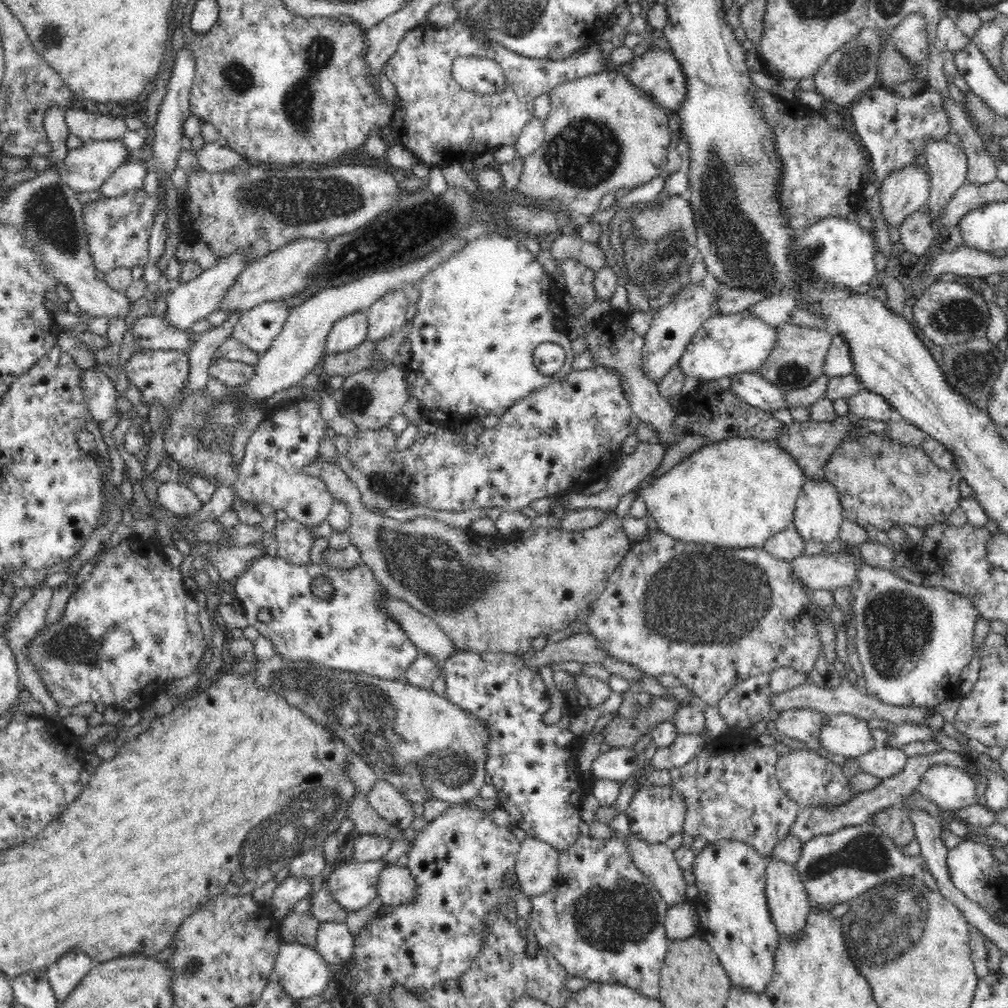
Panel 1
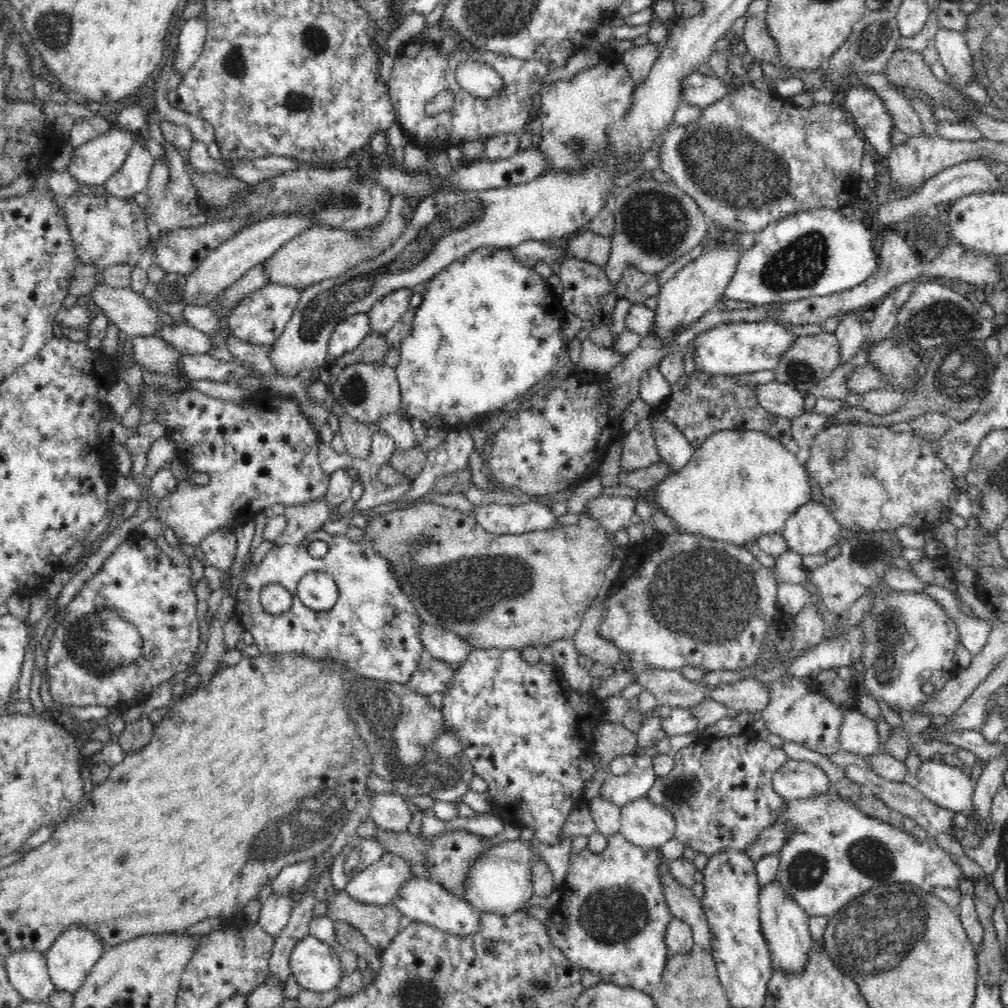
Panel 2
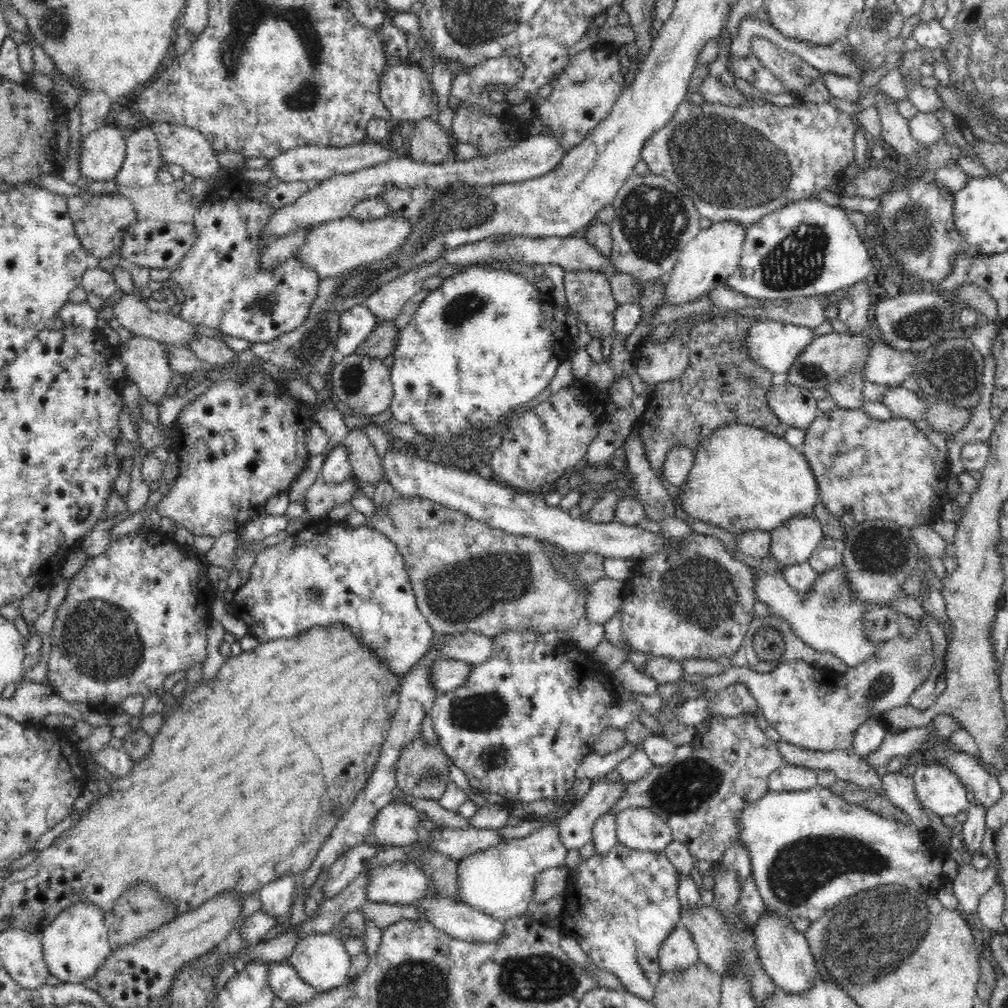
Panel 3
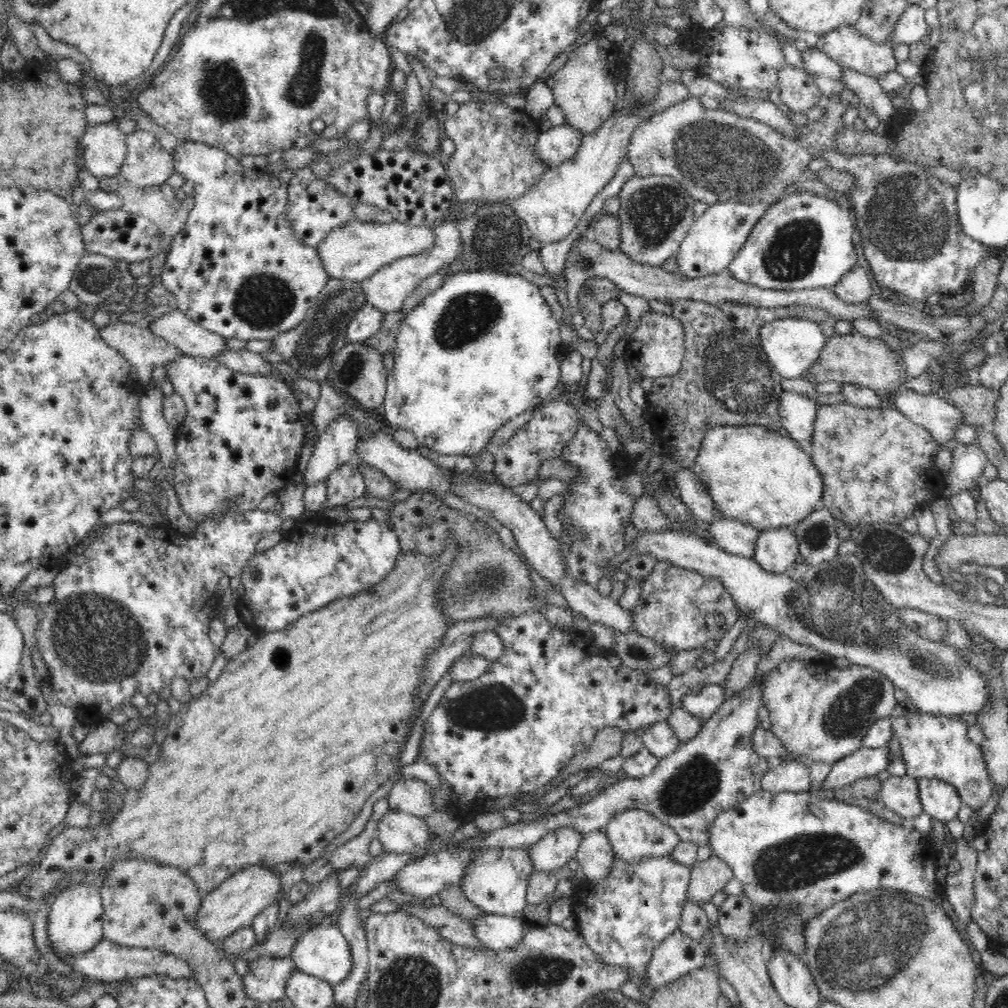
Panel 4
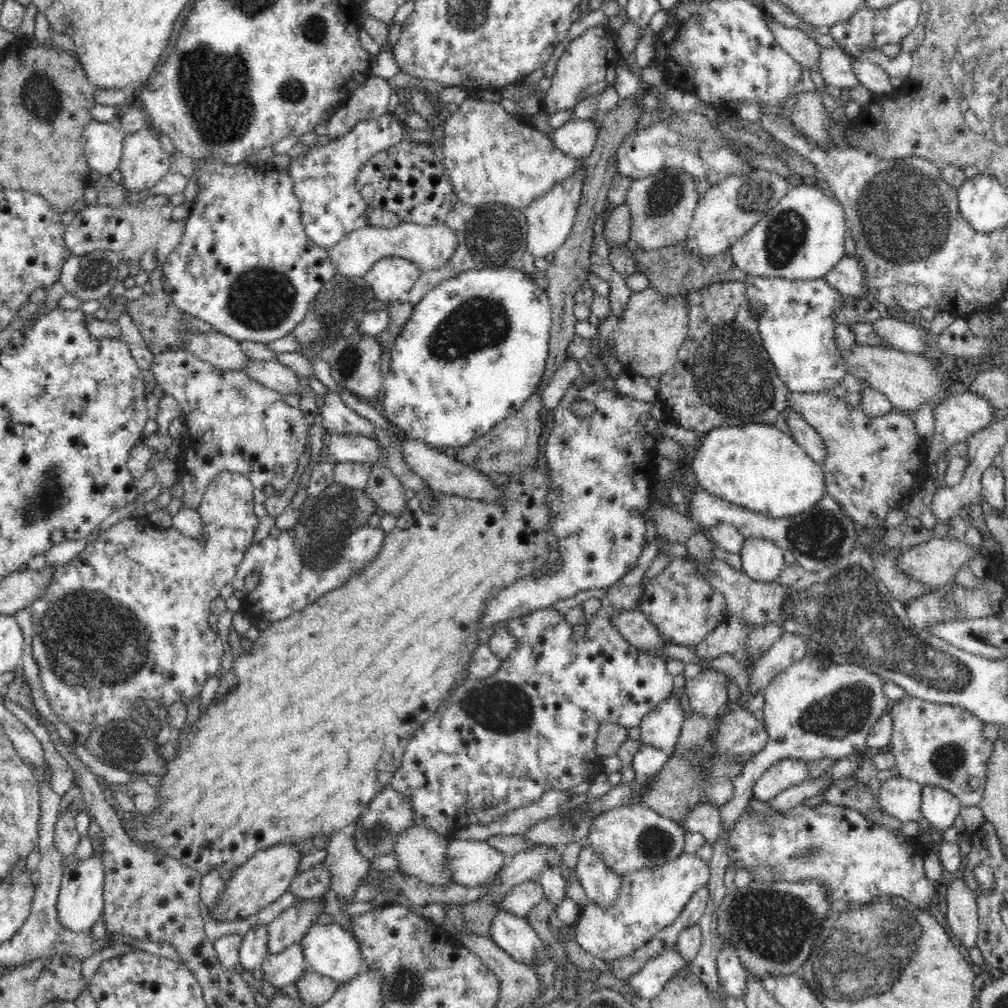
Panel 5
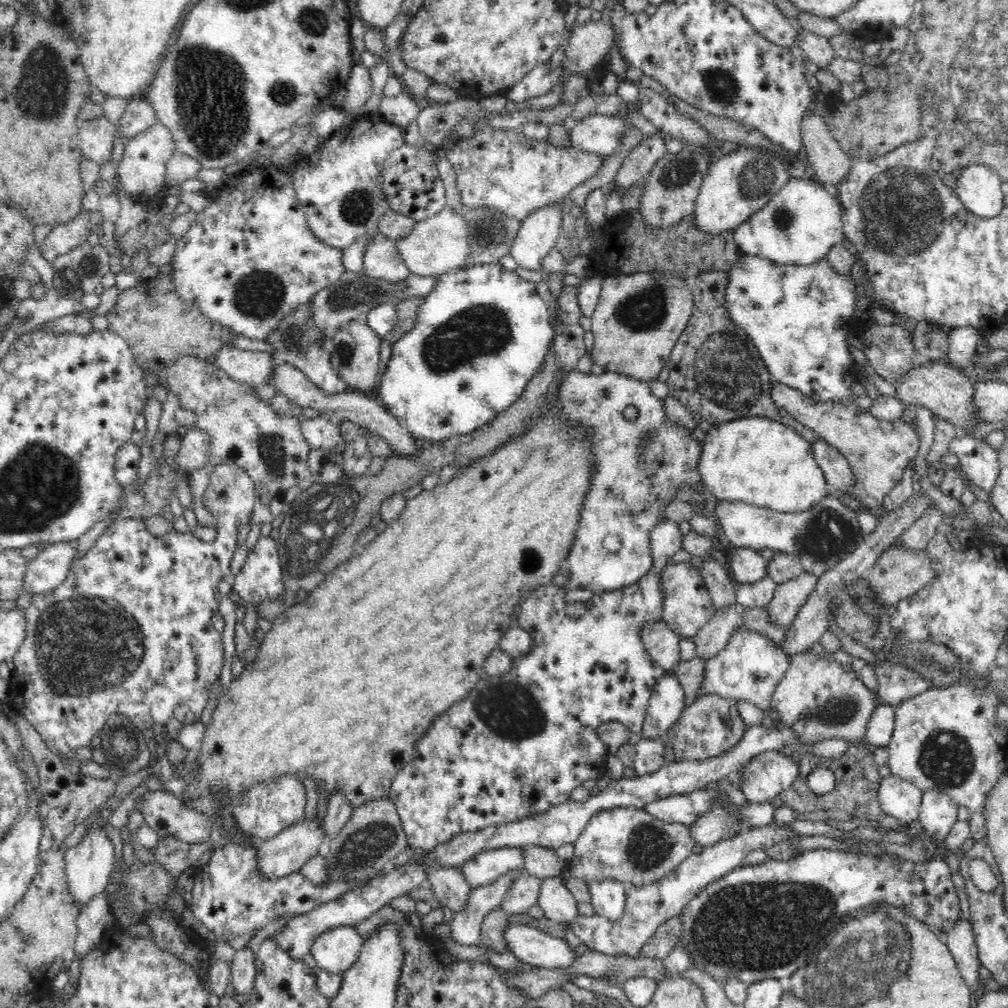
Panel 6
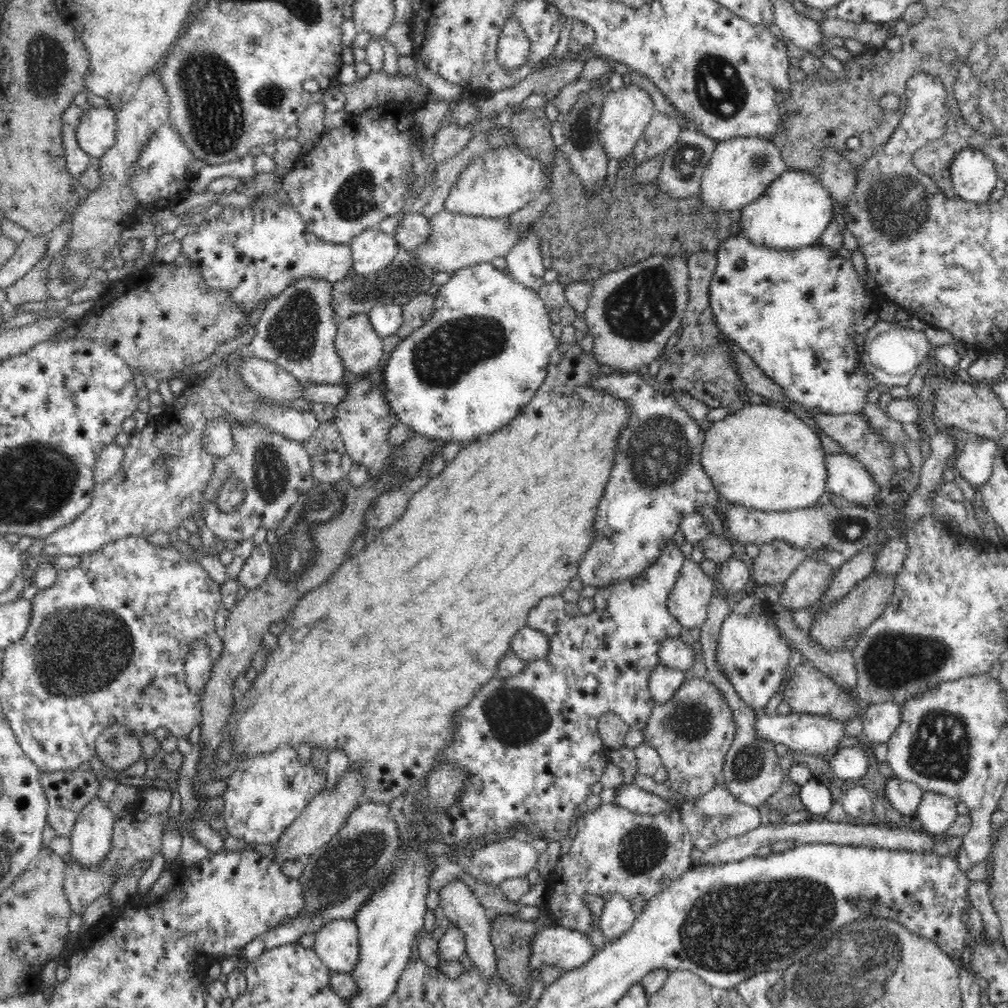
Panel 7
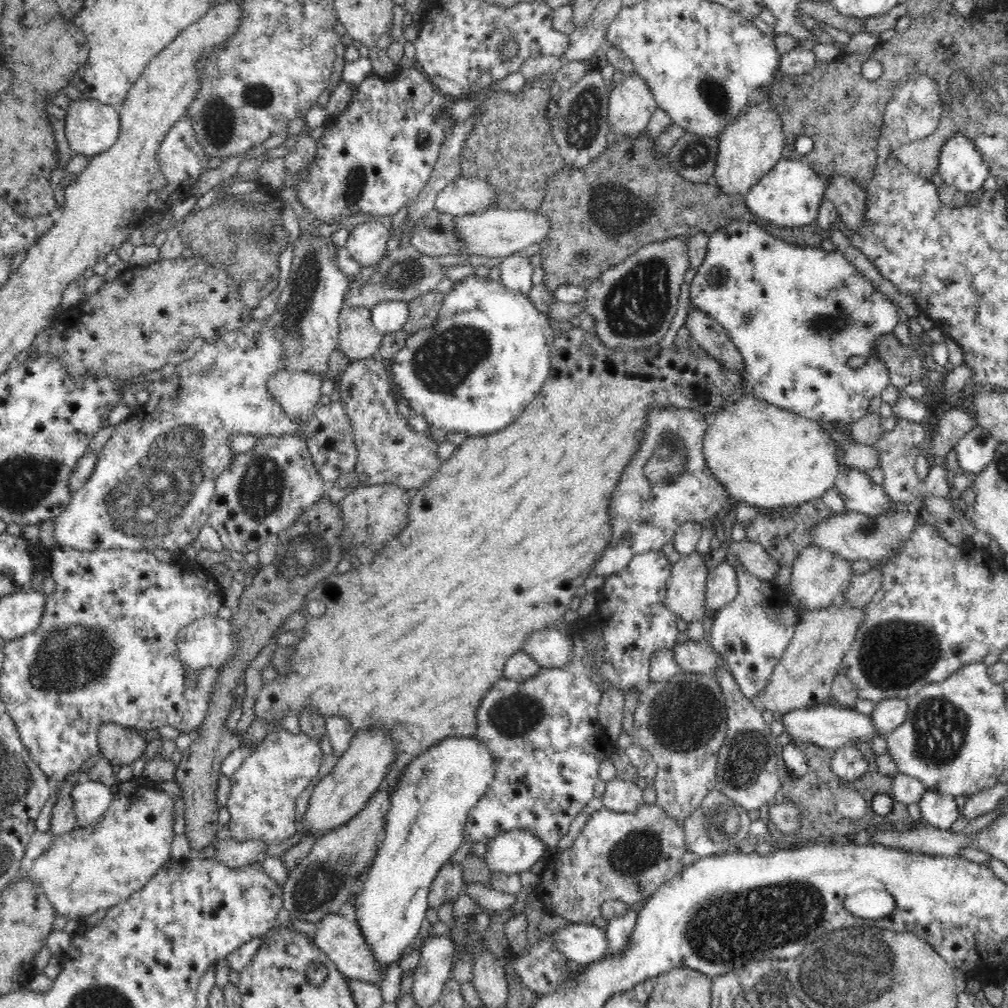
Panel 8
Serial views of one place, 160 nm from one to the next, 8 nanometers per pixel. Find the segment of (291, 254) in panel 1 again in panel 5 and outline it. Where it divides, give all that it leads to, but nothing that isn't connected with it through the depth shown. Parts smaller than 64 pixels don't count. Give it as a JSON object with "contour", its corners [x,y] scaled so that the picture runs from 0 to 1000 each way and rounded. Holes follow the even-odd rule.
{"contour":[[[400,220],[393,226],[372,225],[367,222],[355,226],[347,230],[343,236],[337,237],[337,240],[325,250],[335,273],[361,275],[375,258],[389,254],[405,258],[419,271],[426,271],[443,264],[452,251],[452,244],[452,231],[441,220],[427,224]]]}

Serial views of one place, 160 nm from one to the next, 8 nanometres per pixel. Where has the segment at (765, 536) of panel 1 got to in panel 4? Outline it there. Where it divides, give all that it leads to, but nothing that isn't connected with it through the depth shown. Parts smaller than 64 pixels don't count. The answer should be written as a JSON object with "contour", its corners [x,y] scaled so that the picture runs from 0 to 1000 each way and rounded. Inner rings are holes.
{"contour":[[[754,422],[705,425],[696,436],[687,465],[691,475],[698,479],[716,514],[733,516],[753,527],[790,520],[800,514],[808,506],[810,498],[816,494],[816,474],[804,449],[788,436]]]}

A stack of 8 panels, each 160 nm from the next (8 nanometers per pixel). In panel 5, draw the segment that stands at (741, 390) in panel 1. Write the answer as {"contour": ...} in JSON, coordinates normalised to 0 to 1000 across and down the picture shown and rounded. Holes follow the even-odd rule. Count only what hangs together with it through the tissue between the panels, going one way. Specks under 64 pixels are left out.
{"contour":[[[783,407],[780,413],[784,432],[802,449],[802,452],[814,463],[819,456],[819,441],[813,430],[804,423],[790,408]]]}

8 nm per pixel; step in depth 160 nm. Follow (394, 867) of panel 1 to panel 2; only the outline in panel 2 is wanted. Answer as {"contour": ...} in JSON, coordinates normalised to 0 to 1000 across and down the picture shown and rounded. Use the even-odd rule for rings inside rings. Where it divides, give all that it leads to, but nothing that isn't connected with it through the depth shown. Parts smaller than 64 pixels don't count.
{"contour":[[[417,864],[406,871],[406,875],[403,875],[389,896],[402,912],[423,916],[446,927],[464,929],[472,927],[478,919],[478,907],[464,894],[450,890],[446,884],[433,874],[427,874]]]}

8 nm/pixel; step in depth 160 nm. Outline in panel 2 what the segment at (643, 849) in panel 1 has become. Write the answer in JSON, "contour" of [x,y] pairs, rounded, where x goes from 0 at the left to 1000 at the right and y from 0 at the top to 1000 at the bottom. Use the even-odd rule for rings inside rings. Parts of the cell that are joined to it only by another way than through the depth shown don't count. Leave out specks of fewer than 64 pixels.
{"contour":[[[660,851],[655,853],[656,875],[659,877],[659,889],[663,900],[665,900],[665,904],[667,904],[667,907],[671,911],[685,918],[689,939],[704,944],[704,942],[706,942],[706,922],[704,922],[702,910],[700,910],[700,906],[698,906],[698,902],[696,901],[696,894],[687,886],[687,882],[675,878],[675,876],[667,870],[664,864],[665,856],[666,854],[660,853]]]}

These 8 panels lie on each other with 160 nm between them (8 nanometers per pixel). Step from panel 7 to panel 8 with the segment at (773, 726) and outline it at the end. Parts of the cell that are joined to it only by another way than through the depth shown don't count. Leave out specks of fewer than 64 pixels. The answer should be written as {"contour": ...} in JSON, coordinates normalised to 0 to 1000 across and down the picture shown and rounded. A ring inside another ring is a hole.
{"contour":[[[812,698],[810,701],[792,702],[780,706],[776,710],[776,718],[784,728],[786,736],[791,738],[807,737],[813,741],[829,745],[835,740],[851,735],[864,735],[866,732],[875,731],[871,728],[869,719],[863,709],[857,709],[848,702],[834,703],[823,698]]]}

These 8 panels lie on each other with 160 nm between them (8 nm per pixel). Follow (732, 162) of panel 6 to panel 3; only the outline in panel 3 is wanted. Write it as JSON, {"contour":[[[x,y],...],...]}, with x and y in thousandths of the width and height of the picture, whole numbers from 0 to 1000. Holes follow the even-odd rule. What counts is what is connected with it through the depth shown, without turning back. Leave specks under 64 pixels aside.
{"contour":[[[728,218],[708,219],[703,226],[693,231],[679,244],[669,267],[661,275],[659,293],[661,303],[687,300],[703,288],[721,280],[722,275],[732,267],[741,226]]]}

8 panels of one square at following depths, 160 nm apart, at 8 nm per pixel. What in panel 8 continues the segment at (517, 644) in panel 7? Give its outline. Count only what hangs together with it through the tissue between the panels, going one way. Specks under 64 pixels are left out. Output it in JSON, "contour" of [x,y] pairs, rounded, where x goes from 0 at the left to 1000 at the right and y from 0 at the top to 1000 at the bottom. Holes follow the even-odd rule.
{"contour":[[[553,623],[530,627],[522,636],[519,646],[538,663],[561,663],[567,658],[568,635]]]}

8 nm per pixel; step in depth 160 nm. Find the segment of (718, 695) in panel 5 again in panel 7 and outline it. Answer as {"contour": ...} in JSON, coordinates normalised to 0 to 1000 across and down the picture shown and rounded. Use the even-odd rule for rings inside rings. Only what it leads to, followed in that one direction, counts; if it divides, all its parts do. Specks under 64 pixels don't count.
{"contour":[[[744,582],[740,588],[741,591],[728,595],[724,611],[716,617],[711,655],[736,694],[748,704],[753,704],[762,698],[776,679],[786,644],[770,620],[768,600],[752,595]]]}

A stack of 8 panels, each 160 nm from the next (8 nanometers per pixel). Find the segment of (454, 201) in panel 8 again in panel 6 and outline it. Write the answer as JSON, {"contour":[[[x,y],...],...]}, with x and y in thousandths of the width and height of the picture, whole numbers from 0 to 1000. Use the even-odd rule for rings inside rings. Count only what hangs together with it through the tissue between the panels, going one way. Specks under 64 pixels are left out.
{"contour":[[[472,121],[469,133],[464,136],[455,136],[448,133],[441,142],[439,154],[448,163],[453,176],[453,187],[455,188],[458,203],[464,207],[477,208],[495,208],[506,216],[512,216],[515,219],[526,214],[528,210],[549,202],[552,199],[563,197],[565,188],[569,188],[573,183],[579,179],[585,179],[597,167],[597,161],[603,156],[597,156],[591,153],[580,152],[575,148],[564,146],[552,146],[543,138],[533,139],[522,137],[516,133],[516,130],[490,128],[484,121]]]}

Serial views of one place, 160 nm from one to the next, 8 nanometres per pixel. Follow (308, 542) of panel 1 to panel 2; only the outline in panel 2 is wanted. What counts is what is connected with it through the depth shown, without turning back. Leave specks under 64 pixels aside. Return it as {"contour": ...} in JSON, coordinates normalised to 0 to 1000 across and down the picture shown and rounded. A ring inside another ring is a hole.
{"contour":[[[323,492],[299,501],[287,502],[282,508],[286,517],[284,526],[278,530],[278,534],[275,534],[272,540],[298,540],[305,534],[305,530],[319,525],[320,520],[325,517],[325,512],[330,508]]]}

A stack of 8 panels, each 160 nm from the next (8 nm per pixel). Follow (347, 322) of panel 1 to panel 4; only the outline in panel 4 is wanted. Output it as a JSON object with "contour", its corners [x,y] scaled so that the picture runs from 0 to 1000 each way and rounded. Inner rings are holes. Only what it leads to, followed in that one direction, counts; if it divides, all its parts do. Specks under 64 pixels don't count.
{"contour":[[[363,300],[351,311],[349,317],[344,322],[342,341],[348,339],[362,339],[377,329],[381,311]]]}

